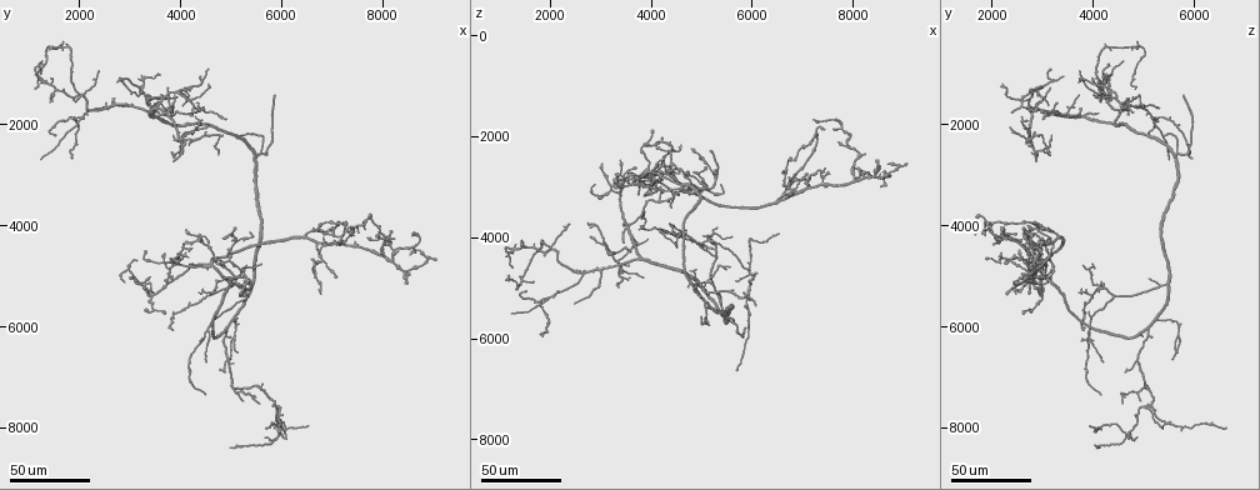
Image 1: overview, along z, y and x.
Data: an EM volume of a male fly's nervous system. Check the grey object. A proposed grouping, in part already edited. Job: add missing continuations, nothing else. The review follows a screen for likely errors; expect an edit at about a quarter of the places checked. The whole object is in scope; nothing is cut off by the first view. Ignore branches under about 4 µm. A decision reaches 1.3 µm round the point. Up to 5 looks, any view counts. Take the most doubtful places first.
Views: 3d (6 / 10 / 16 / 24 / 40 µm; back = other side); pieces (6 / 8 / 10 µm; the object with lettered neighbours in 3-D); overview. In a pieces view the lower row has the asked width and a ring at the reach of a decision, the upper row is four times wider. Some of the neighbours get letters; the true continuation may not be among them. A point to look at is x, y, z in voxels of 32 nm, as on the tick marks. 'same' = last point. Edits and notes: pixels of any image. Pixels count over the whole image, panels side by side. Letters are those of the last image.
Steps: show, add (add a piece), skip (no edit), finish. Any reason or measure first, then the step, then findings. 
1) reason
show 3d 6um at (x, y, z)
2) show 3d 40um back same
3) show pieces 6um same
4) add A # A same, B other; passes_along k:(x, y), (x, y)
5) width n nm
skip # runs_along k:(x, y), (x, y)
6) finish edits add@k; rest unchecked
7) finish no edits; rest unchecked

an open end
show 3d 40um at (5600, 7550, 4650)

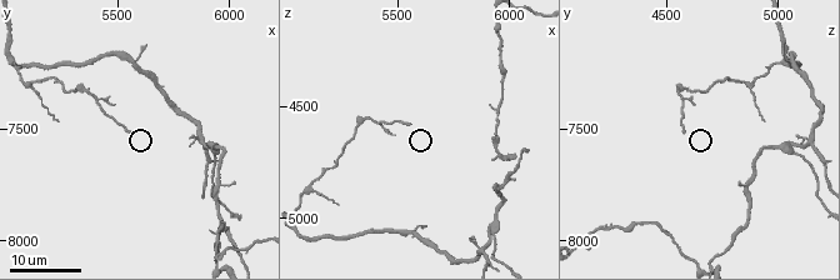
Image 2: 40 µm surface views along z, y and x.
see the neighbours
show pieces 6um at (5540, 7520, 4580)

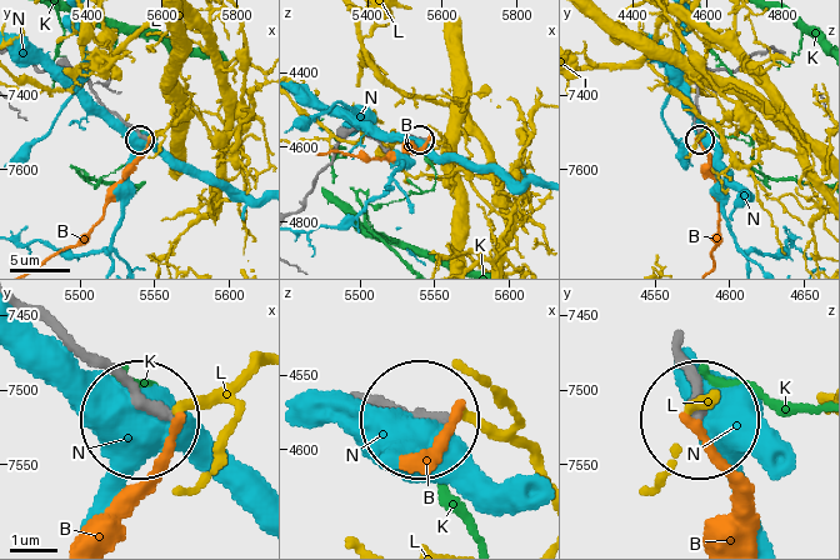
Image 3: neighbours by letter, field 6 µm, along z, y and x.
width 260 nm
skip # B other, K other, L other, N other; runs_along 3:(26, 305), (110, 369), (141, 413); no lettered piece goes on from it

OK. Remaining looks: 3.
long arm stops here
show 3d 40um at (5050, 6650, 5550)

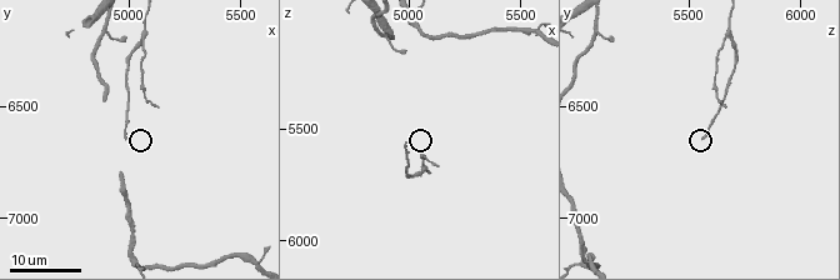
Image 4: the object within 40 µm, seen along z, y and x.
see the neighbours
show pieces 8um at (5000, 6640, 5560)

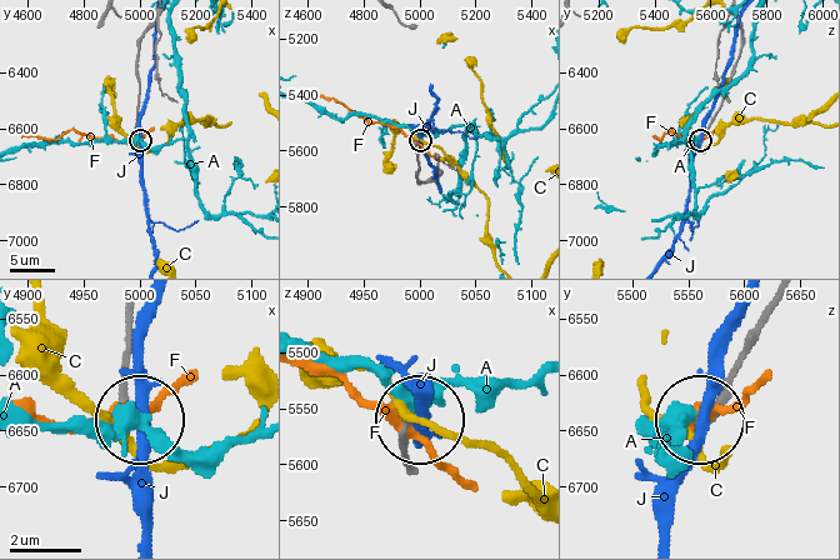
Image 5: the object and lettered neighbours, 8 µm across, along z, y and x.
width 160 nm
skip # A other, C other, F other, J other; runs_along 5:(736, 20), (740, 54), (721, 108), (701, 138); none of them fits

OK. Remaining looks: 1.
finish no edits; rest unchecked

